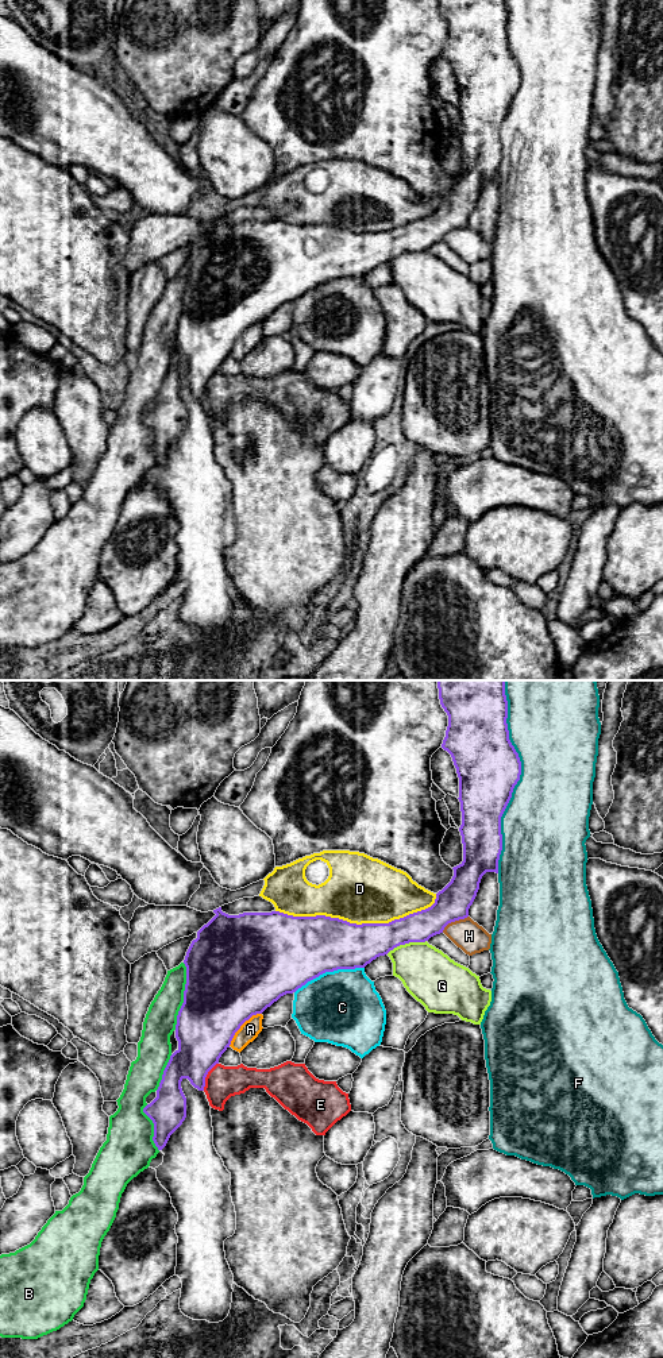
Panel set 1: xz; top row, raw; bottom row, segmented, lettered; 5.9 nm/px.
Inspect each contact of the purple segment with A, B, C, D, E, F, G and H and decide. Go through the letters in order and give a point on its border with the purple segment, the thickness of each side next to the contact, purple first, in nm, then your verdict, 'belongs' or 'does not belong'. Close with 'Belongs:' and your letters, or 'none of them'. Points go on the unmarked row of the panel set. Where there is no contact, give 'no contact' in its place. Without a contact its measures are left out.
A: contact xz (241, 334); calibres 480 and 110 nm; does not belong
B: contact xz (184, 305); calibres 460 and 190 nm; does not belong
C: contact xz (328, 280); calibres 420 and 440 nm; does not belong
D: contact xz (358, 234); calibres 340 and 400 nm; does not belong
E: contact xz (205, 385); calibres 320 and 200 nm; does not belong
F: contact xz (517, 89); calibres 380 and 480 nm; does not belong
G: contact xz (405, 251); calibres 220 and 320 nm; does not belong
H: contact xz (454, 230); calibres 200 and 180 nm; does not belong
Belongs: none of them

